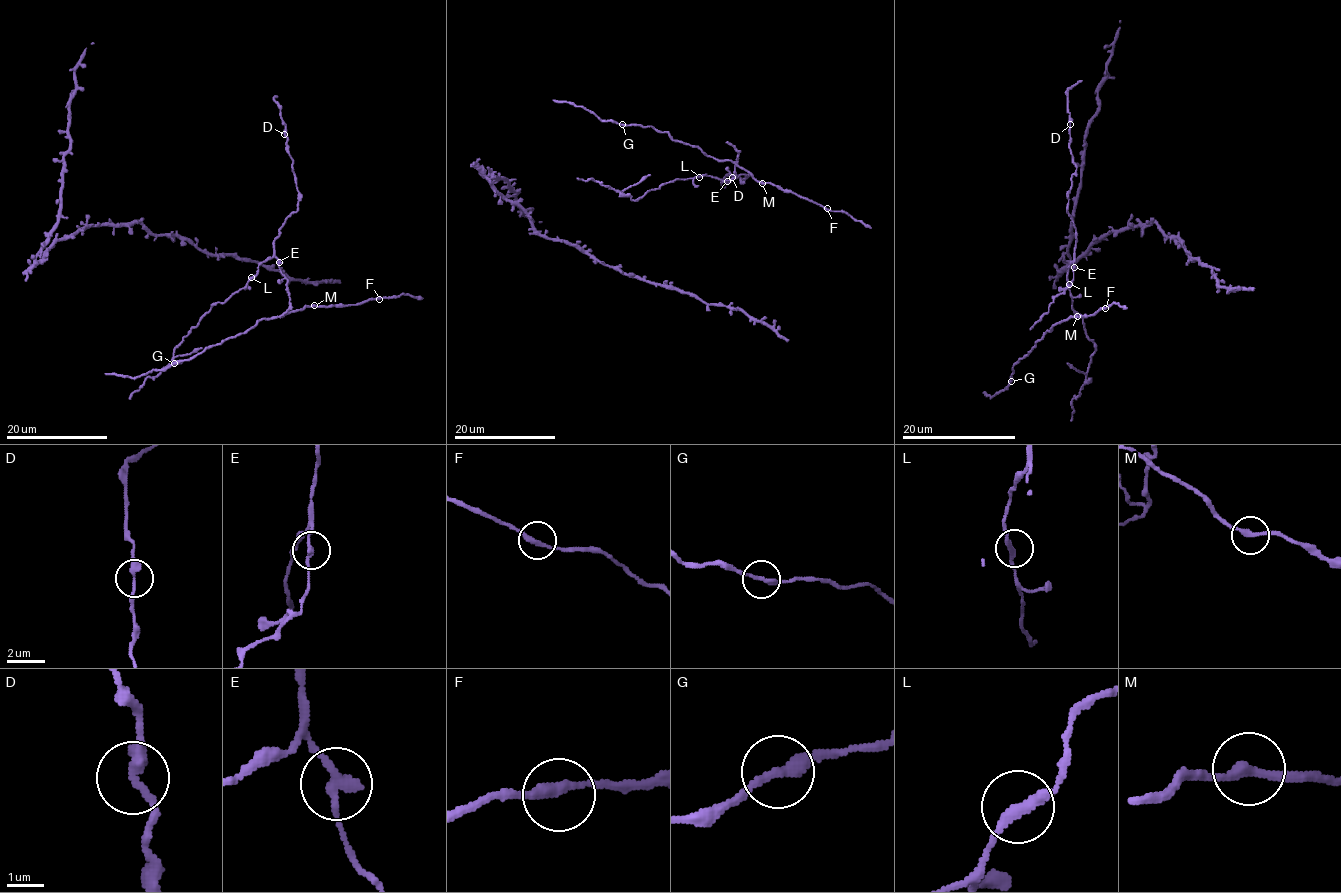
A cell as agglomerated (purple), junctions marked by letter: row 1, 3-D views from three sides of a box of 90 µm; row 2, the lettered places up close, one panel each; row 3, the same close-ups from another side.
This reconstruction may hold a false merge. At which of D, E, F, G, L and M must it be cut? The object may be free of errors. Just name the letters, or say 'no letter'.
E

